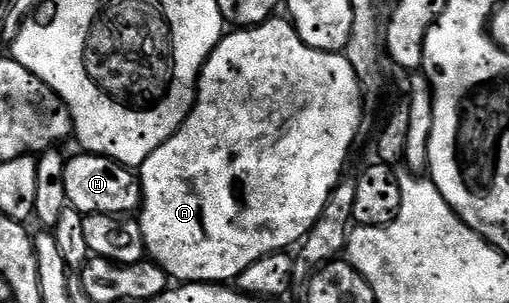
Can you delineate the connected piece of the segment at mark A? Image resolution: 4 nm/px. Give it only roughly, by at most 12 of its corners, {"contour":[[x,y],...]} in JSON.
{"contour":[[273,16],[221,37],[139,166],[147,256],[232,283],[299,246],[366,110]]}

